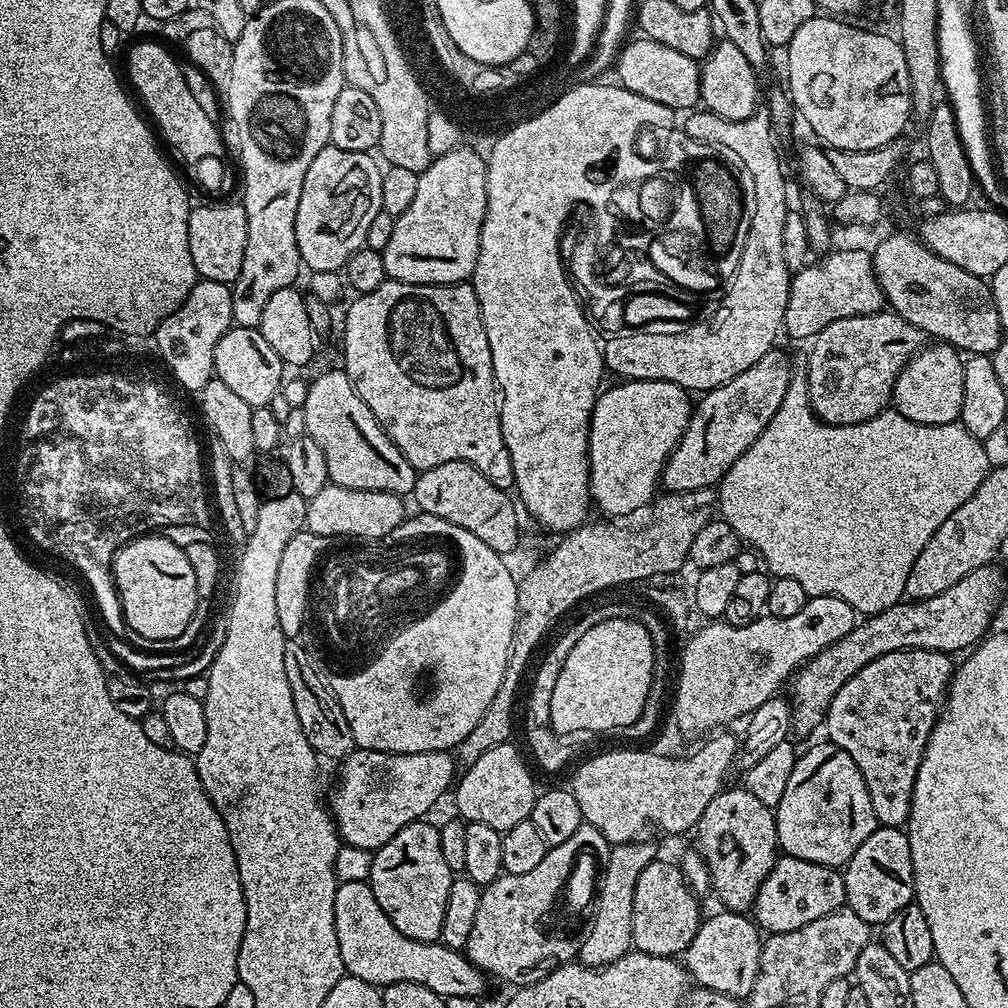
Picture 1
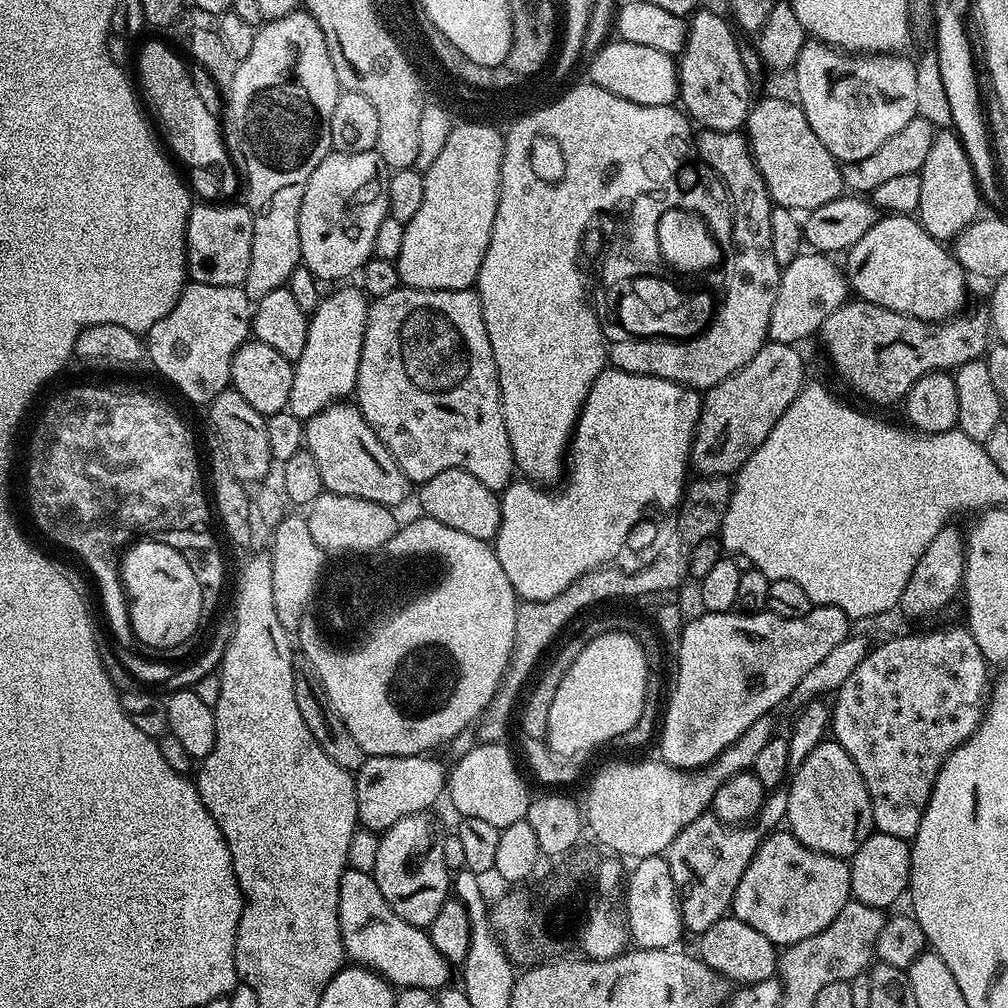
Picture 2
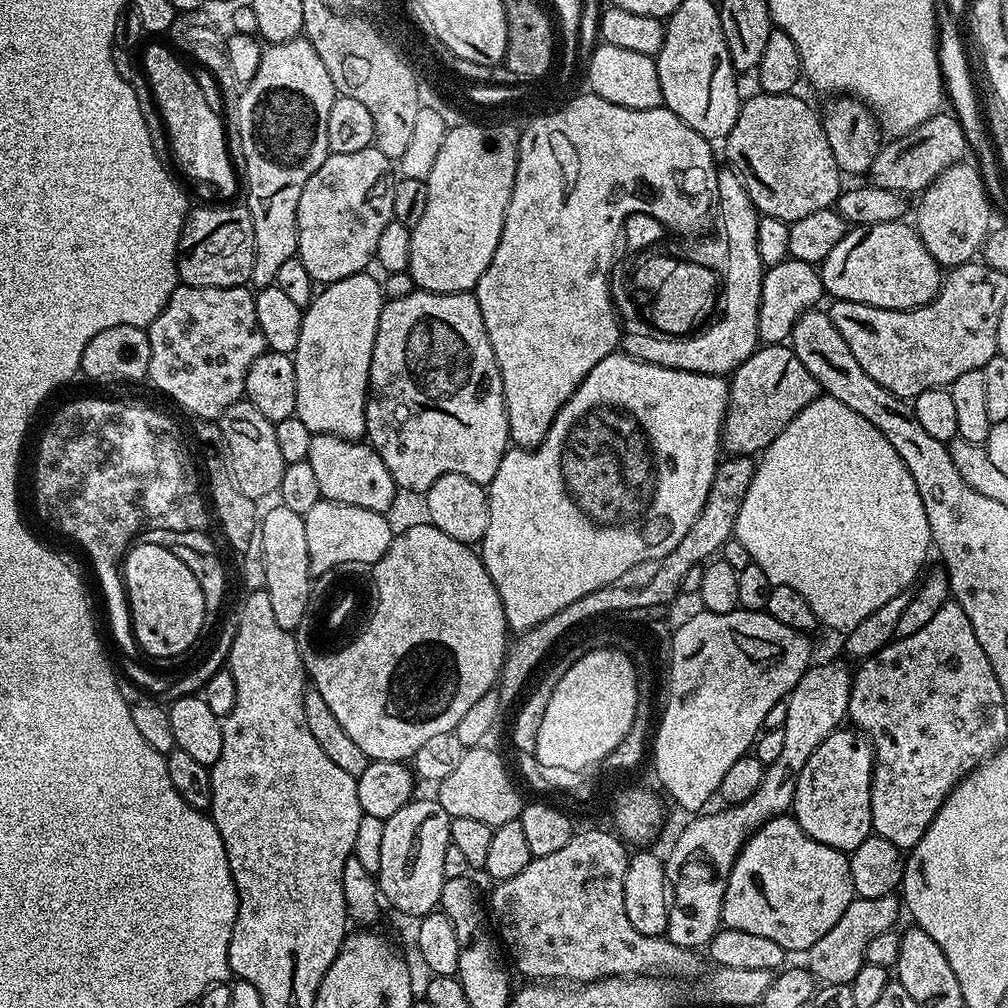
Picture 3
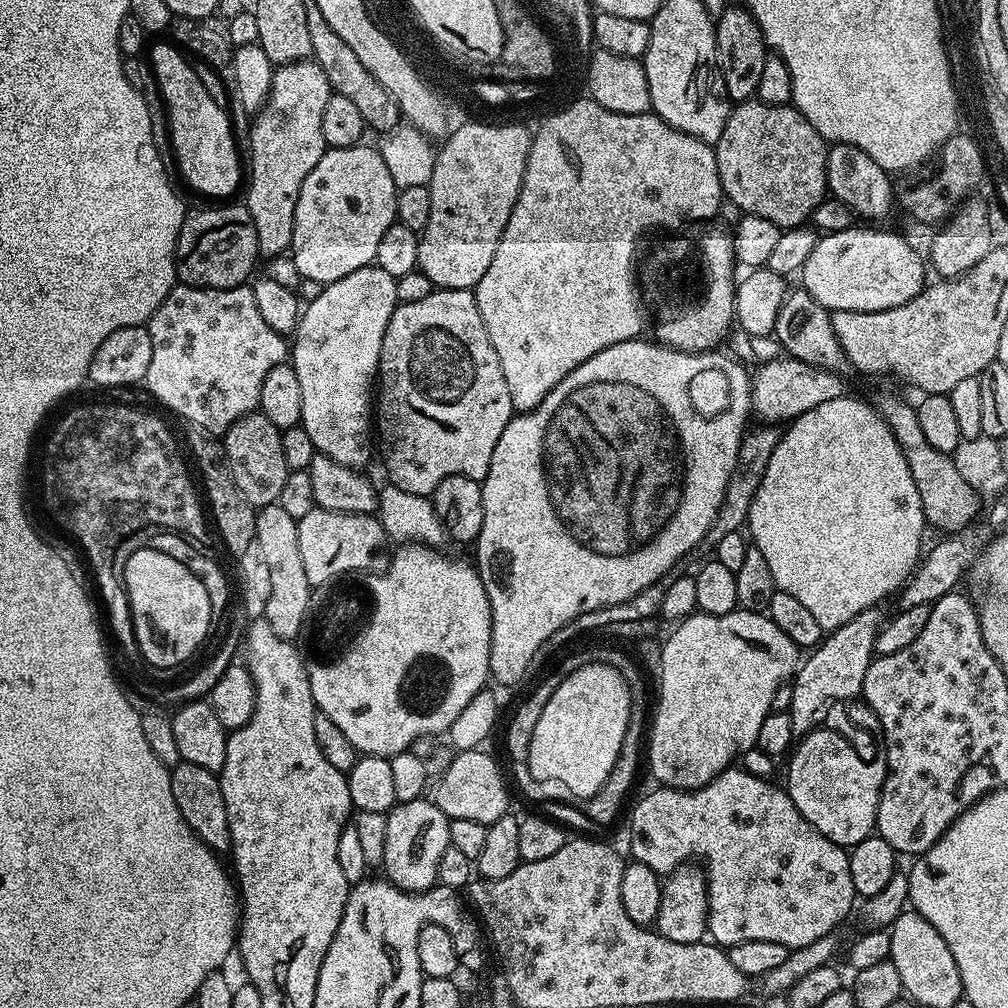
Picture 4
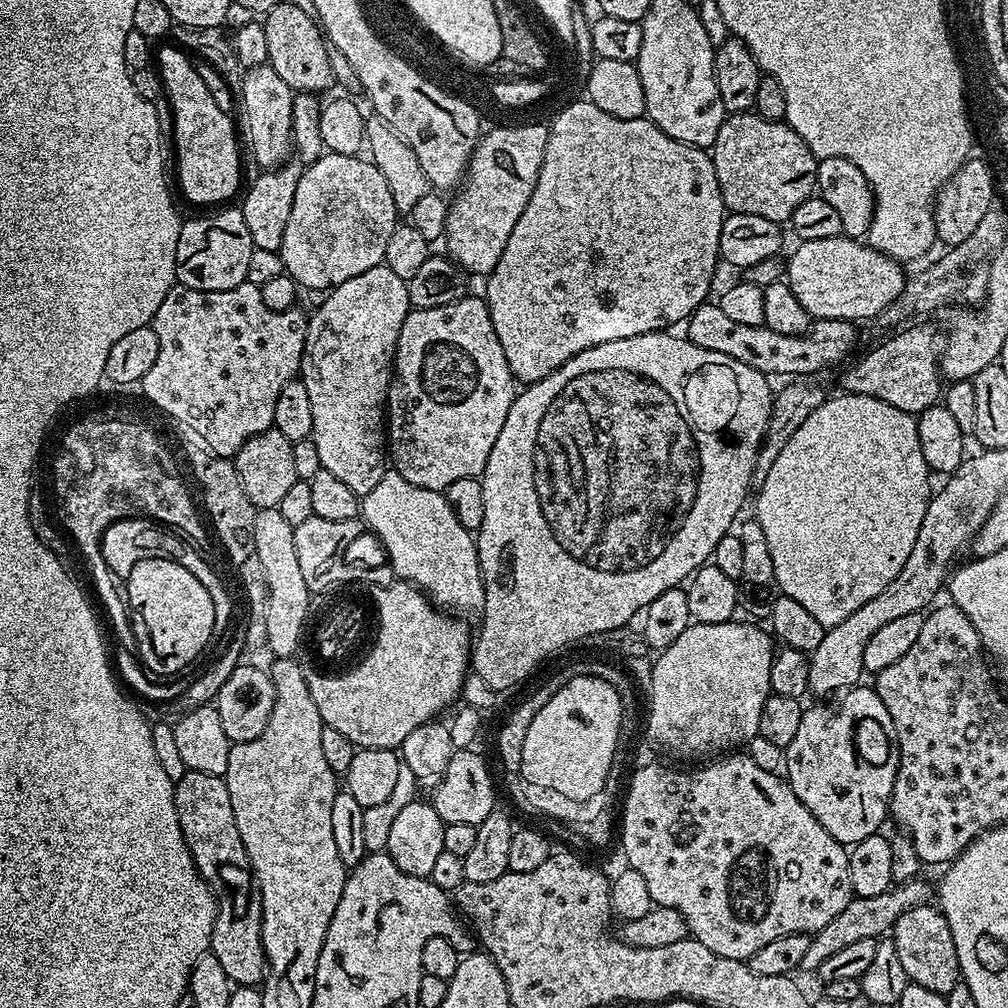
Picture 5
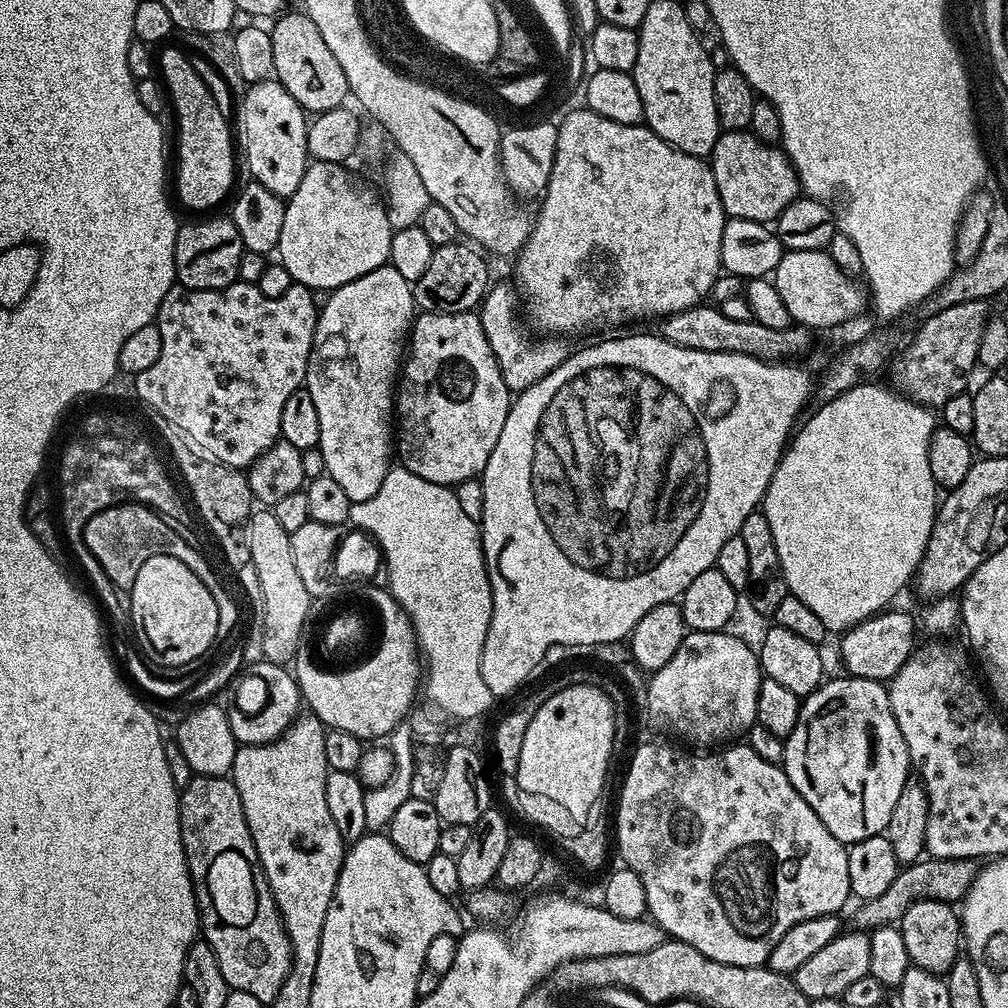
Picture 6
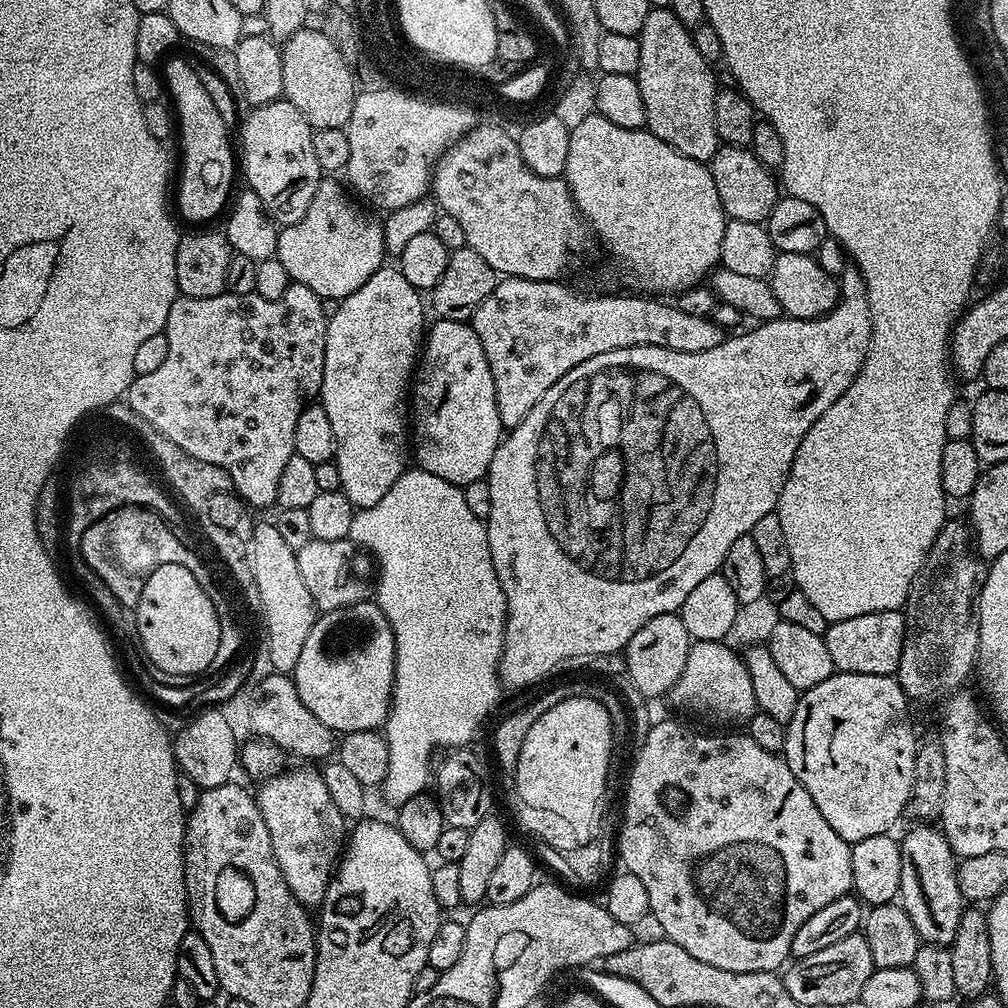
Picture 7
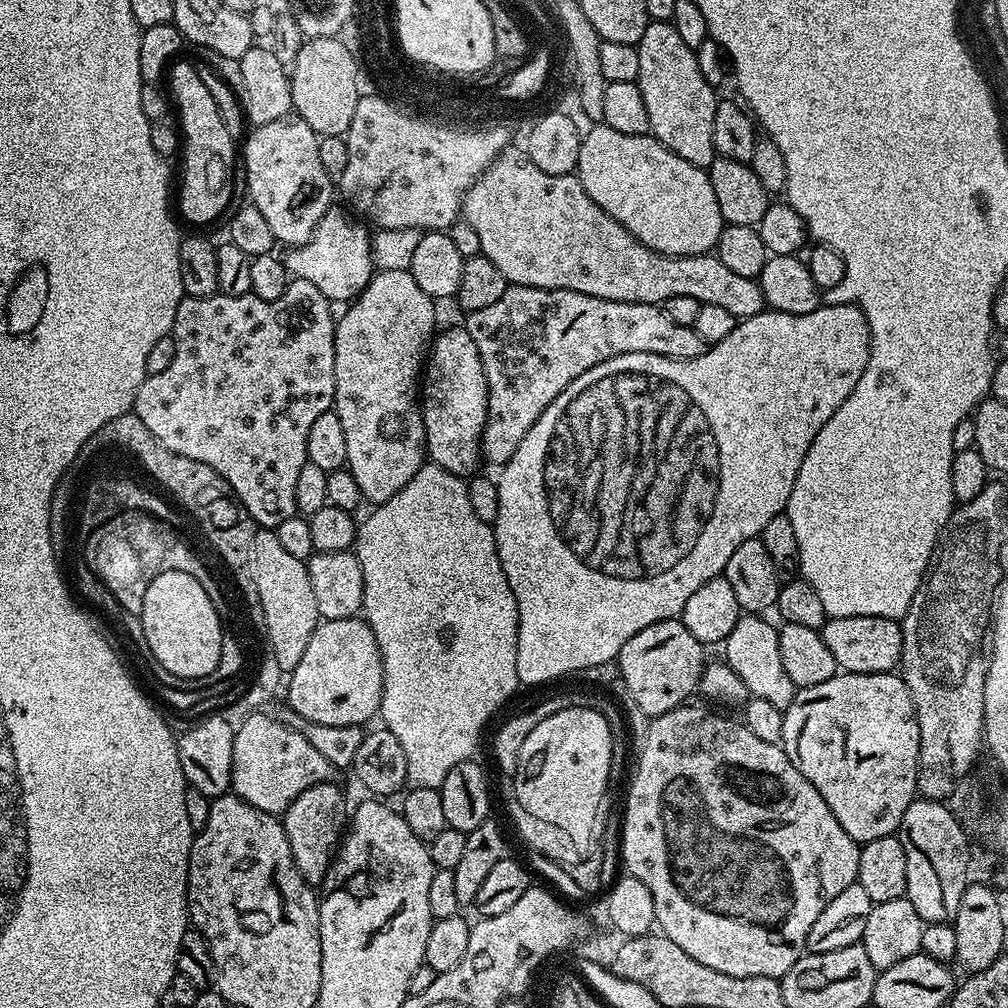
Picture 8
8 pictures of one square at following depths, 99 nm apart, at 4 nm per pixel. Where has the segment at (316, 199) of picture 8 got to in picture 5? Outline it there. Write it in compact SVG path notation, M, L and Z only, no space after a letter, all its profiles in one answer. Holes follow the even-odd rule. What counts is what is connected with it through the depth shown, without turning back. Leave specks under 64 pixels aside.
M269 63L259 64L256 68L247 69L238 85L238 108L244 113L238 116L238 136L243 147L252 151L252 156L264 170L271 170L287 161L292 152L292 97L294 90L272 69Z

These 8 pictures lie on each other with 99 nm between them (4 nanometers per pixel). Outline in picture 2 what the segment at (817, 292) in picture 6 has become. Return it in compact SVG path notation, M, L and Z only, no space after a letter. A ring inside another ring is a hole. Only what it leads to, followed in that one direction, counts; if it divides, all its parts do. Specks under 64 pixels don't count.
M884 214L846 252L843 257L845 260L842 260L842 271L848 278L849 289L859 299L870 302L874 306L882 306L886 310L894 310L898 314L906 314L919 320L937 322L950 320L965 307L963 304L968 296L967 282L969 281L955 255L944 248L947 247L930 235L920 224L919 219L912 216Z

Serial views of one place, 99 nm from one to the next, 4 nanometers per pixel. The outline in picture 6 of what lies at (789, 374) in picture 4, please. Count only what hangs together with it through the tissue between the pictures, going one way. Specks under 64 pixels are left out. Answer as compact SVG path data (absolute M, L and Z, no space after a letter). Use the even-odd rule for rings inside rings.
M971 300L958 302L949 308L933 311L933 316L928 316L920 324L920 329L912 336L912 341L900 352L900 357L893 359L890 364L892 376L896 379L895 387L905 396L913 399L918 404L929 406L942 406L950 398L954 398L969 386L968 375L972 367L976 368L979 358L979 344L982 342L984 324L990 319L988 313L988 300Z

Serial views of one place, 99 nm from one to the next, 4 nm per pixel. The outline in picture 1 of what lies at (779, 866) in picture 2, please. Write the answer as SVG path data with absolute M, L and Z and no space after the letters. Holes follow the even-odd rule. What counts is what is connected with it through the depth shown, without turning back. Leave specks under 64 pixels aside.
M781 855L774 870L770 870L766 882L762 882L758 890L754 920L765 933L789 932L798 930L798 926L806 926L806 922L826 918L826 914L837 912L839 908L845 907L845 904L846 886L841 869Z

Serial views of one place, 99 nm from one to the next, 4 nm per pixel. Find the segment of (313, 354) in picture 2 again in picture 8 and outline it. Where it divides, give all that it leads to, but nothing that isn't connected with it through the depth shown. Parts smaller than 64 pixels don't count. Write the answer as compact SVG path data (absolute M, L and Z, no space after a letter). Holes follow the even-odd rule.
M402 270L377 271L373 275L372 281L362 289L359 296L345 307L348 309L345 310L344 317L339 317L336 325L336 341L334 342L334 410L338 414L338 422L342 422L342 434L346 434L347 470L350 474L354 474L354 482L358 482L358 490L361 497L367 503L369 500L369 505L372 506L384 504L390 498L394 498L394 494L398 494L410 482L426 460L424 413L418 389L422 384L422 369L425 367L430 345L438 332L435 307L437 308L437 305L432 297L425 294L422 286L418 286L418 282L414 282L411 272L403 272Z

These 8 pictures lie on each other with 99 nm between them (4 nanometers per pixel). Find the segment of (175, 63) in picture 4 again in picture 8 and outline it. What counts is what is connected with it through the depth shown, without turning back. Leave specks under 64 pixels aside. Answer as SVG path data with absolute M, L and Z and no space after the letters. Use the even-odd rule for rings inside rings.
M184 58L177 59L167 69L167 80L166 88L174 101L174 112L180 115L178 131L182 137L182 157L184 156L184 177L180 180L180 212L192 224L208 224L223 214L224 207L232 196L232 163L235 160L237 163L238 148L230 138L229 132L226 131L222 114L218 114L218 106L214 103L210 90L206 90L206 82L198 78L195 63L187 64Z

